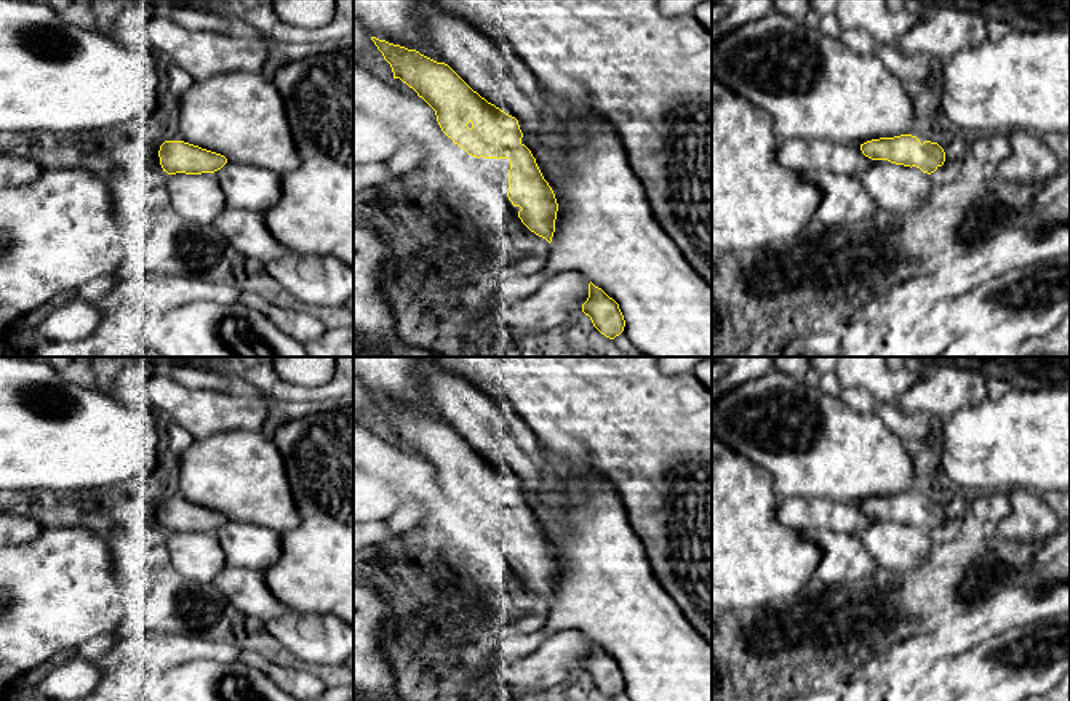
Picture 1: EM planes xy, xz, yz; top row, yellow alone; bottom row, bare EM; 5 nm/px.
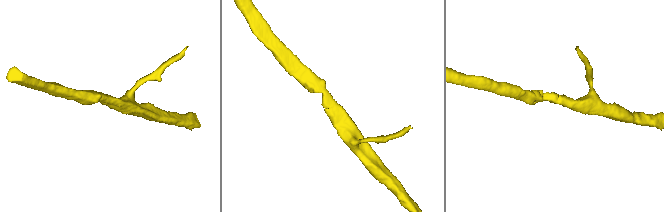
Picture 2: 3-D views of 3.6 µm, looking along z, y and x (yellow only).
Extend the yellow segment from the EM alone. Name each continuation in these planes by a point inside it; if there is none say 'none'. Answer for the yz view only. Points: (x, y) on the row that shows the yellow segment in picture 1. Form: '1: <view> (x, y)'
none

